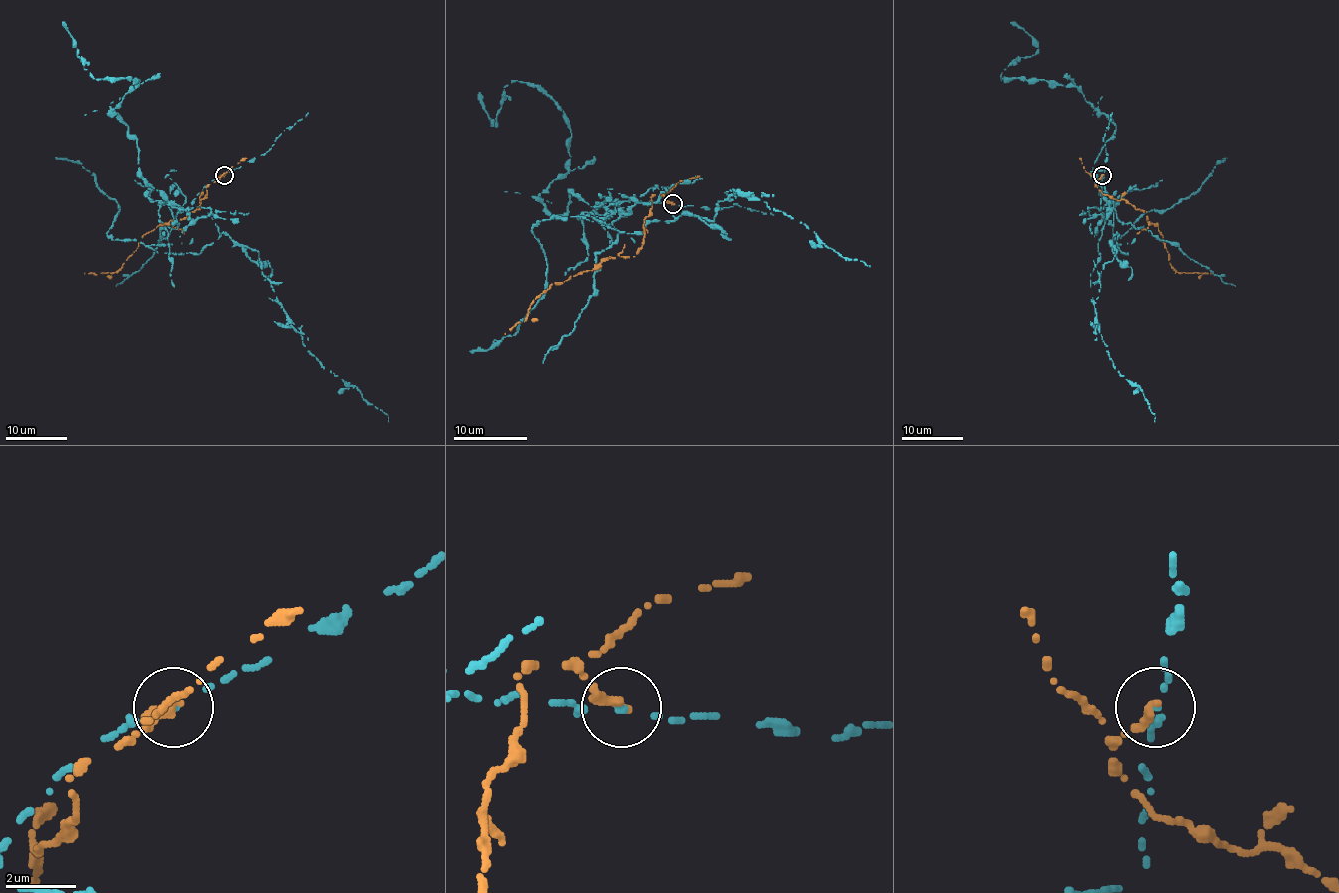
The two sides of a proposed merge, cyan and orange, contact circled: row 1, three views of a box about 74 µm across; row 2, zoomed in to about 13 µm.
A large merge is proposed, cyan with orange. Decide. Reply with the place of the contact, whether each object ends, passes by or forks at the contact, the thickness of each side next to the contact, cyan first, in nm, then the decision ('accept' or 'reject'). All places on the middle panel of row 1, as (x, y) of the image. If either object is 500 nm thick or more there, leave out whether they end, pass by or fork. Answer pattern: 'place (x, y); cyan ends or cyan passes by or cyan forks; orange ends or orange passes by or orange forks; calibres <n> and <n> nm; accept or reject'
place (672, 203); cyan passes by; orange ends; calibres 90 and 360 nm; reject

